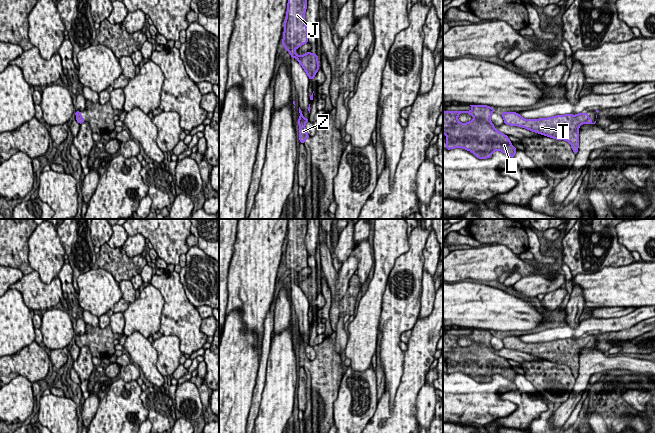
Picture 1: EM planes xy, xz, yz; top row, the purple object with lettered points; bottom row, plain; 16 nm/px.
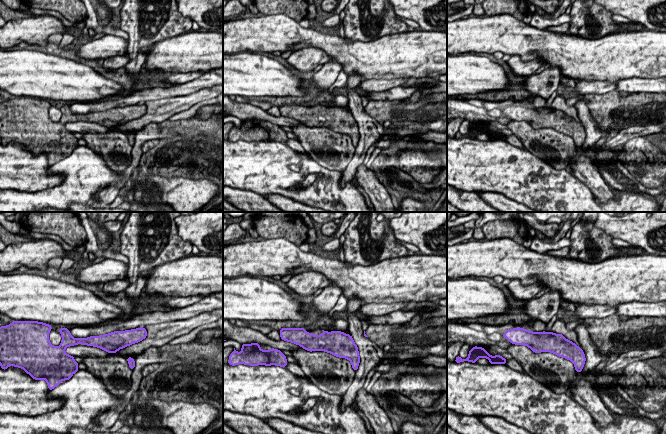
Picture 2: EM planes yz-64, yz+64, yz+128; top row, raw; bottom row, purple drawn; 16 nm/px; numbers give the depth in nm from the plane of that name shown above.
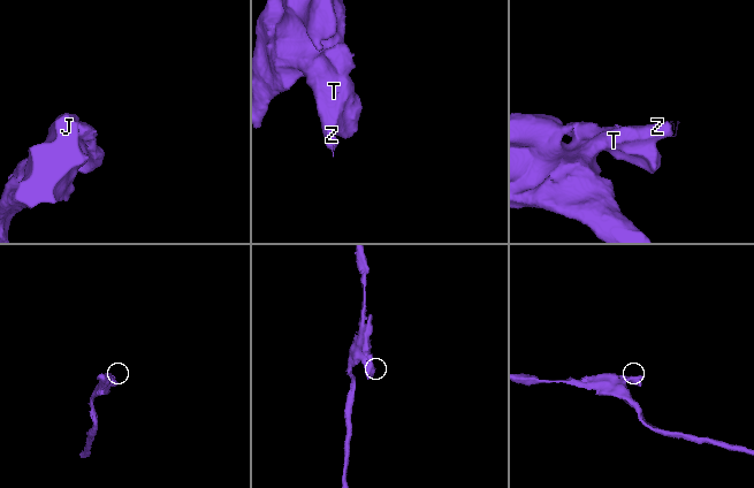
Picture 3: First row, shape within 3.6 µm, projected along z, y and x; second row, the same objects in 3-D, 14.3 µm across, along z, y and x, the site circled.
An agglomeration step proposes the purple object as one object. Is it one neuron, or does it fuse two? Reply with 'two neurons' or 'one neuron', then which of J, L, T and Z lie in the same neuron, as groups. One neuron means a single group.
one neuron; groups J L T Z

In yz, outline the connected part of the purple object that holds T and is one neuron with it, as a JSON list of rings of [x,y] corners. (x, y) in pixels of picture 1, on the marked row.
[[[502,111],[502,117],[506,125],[519,126],[553,139],[569,142],[575,154],[578,153],[579,147],[579,127],[582,124],[596,123],[596,121],[592,122],[588,112],[540,119],[524,119],[519,113]]]

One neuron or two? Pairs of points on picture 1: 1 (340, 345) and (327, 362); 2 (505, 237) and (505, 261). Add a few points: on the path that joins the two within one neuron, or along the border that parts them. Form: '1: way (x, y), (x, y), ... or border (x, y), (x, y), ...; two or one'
1: border (335, 332), (335, 351), (340, 357); two
2: border (498, 243), (506, 245), (517, 255); two

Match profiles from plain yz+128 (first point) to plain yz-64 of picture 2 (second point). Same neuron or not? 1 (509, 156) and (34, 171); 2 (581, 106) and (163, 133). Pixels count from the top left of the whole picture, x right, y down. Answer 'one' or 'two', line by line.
1: one
2: one

